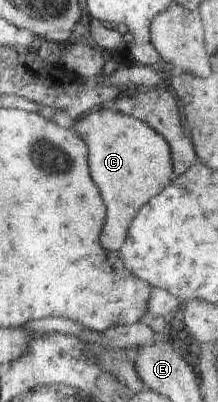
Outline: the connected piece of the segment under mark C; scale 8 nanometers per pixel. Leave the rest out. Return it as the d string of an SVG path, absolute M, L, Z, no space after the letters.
M110 106L97 108L74 123L73 130L80 132L82 140L90 146L92 180L100 188L106 202L108 216L100 242L106 250L121 249L134 216L154 196L157 196L174 179L171 149L150 126L138 118L121 114Z

